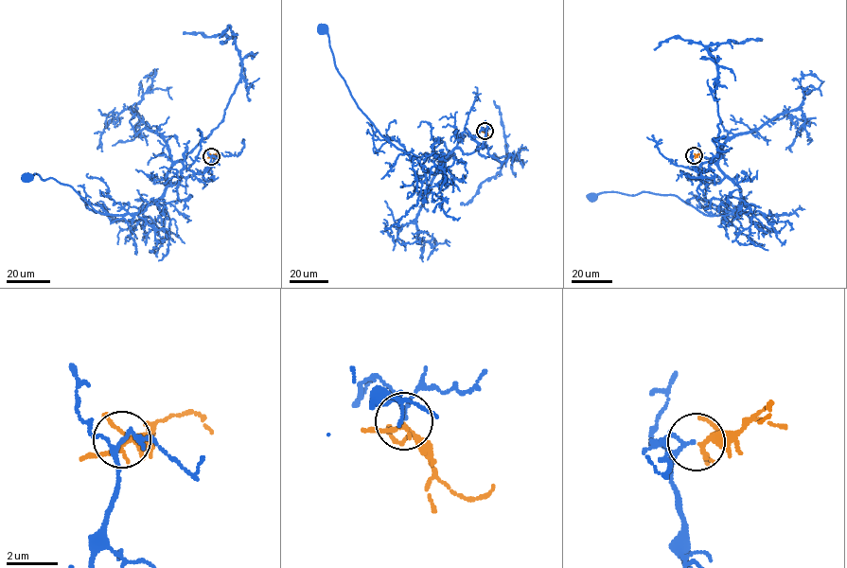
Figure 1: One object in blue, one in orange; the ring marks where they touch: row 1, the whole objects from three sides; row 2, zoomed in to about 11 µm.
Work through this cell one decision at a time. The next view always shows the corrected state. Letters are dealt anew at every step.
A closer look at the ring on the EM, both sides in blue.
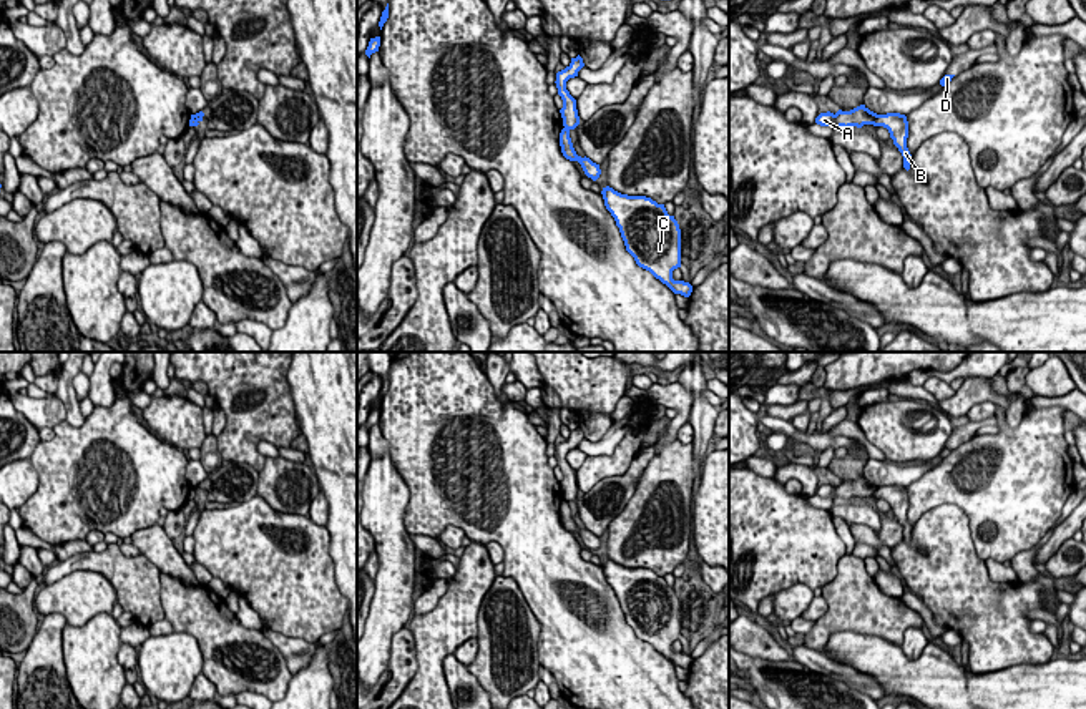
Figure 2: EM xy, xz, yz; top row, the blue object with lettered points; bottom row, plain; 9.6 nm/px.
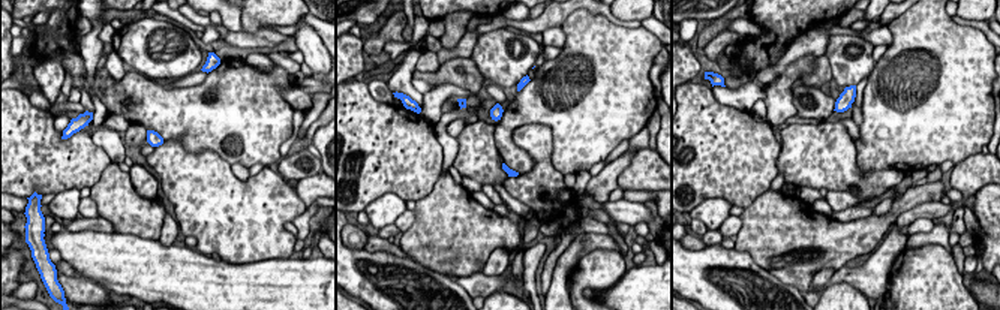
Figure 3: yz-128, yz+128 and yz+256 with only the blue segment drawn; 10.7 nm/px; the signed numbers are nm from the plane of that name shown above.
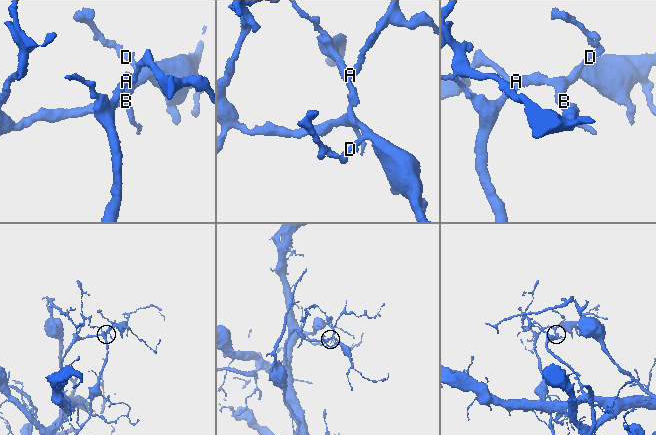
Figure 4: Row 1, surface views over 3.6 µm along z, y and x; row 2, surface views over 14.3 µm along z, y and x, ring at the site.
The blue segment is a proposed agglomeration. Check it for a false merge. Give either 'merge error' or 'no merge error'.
merge error

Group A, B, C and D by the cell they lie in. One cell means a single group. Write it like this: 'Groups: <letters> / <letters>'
Groups: A / B C D

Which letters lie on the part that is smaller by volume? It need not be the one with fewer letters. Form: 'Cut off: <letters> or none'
Cut off: A

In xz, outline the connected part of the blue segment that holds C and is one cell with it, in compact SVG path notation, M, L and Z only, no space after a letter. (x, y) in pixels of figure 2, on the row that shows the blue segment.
M609 186L601 194L636 264L674 294L689 297L692 286L673 279L673 271L681 267L681 229L674 216L646 196L621 194Z

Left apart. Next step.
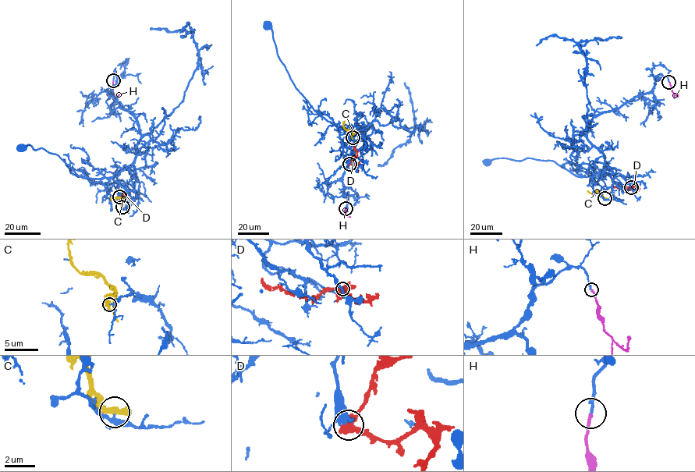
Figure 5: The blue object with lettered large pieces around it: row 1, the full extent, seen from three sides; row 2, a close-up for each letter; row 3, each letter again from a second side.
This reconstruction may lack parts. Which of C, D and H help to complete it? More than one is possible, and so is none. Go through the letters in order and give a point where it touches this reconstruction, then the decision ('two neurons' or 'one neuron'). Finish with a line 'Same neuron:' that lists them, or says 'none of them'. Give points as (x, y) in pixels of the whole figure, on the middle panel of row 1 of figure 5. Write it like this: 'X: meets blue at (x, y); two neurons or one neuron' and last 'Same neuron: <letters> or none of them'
C: meets blue at (352, 137); two neurons
D: meets blue at (349, 164); two neurons
H: meets blue at (345, 208); one neuron
Same neuron: H

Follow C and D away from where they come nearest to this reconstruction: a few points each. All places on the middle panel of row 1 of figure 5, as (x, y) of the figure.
C: (352, 137), (350, 130), (344, 127), (344, 121)
D: (349, 164), (356, 156), (354, 145)

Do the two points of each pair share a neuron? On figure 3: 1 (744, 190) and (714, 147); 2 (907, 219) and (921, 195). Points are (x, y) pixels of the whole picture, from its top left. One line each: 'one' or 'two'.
1: one
2: two

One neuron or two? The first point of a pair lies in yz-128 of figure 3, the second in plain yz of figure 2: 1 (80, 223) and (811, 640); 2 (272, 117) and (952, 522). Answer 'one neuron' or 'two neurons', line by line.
1: two neurons
2: two neurons

